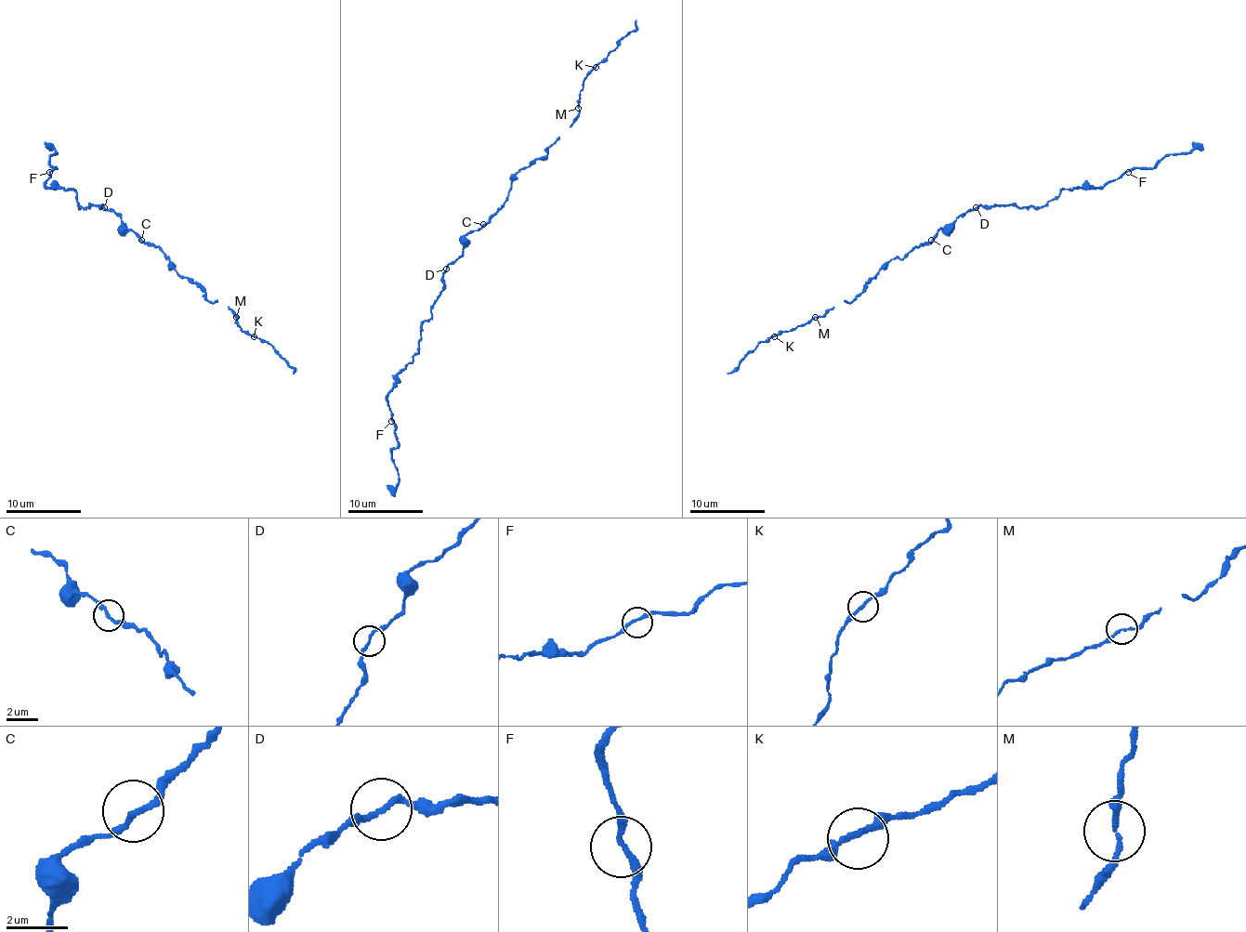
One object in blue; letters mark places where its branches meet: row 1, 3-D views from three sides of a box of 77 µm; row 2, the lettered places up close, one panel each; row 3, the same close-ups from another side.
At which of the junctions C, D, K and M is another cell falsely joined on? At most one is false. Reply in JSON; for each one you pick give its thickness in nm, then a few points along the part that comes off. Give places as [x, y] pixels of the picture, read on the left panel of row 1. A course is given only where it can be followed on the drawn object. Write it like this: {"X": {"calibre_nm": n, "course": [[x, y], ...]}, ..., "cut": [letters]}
{"cut": []}

